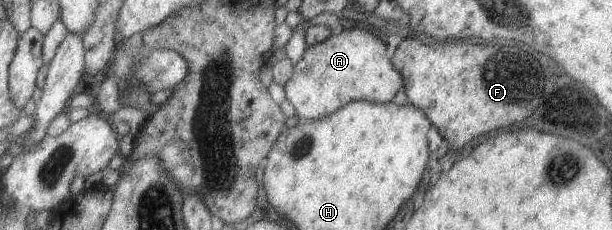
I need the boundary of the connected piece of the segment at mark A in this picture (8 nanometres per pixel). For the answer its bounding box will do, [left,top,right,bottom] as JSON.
[285,28,405,120]

